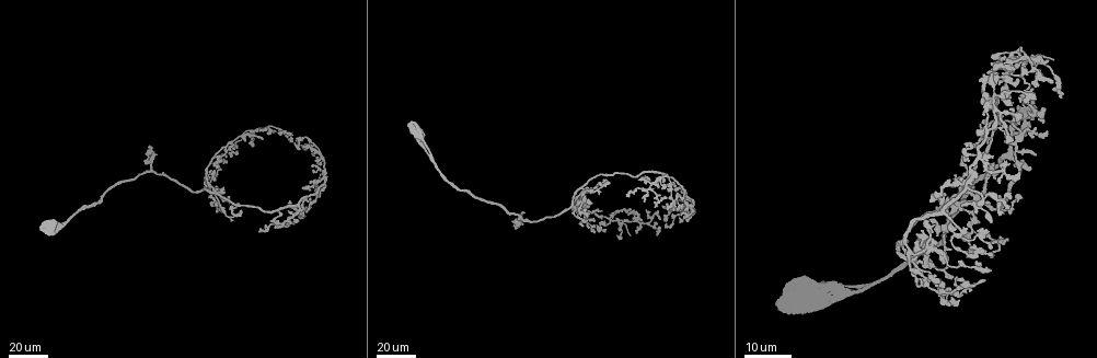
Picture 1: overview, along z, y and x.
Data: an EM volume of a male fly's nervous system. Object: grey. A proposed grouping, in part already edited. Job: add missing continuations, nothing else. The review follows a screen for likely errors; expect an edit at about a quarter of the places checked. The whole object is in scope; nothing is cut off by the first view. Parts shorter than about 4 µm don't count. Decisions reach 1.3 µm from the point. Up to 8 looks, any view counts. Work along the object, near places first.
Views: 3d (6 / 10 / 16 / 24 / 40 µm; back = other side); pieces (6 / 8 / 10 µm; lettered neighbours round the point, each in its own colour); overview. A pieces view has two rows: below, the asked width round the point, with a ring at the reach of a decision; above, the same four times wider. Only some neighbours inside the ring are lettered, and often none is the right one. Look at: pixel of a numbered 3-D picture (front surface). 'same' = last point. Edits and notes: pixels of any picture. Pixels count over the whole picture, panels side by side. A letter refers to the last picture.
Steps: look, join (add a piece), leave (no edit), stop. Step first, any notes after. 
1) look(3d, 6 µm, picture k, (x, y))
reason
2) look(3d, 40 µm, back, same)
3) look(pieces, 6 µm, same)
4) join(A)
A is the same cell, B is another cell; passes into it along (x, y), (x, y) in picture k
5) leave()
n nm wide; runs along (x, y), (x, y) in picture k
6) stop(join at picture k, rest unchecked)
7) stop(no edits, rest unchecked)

look(3d, 40 µm, picture 1, (303, 145))
an open end

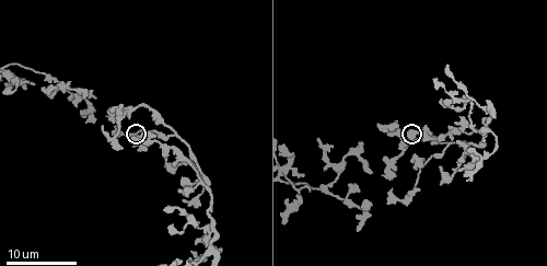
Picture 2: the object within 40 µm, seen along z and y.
look(pieces, 10 µm, picture 2, (133, 137))

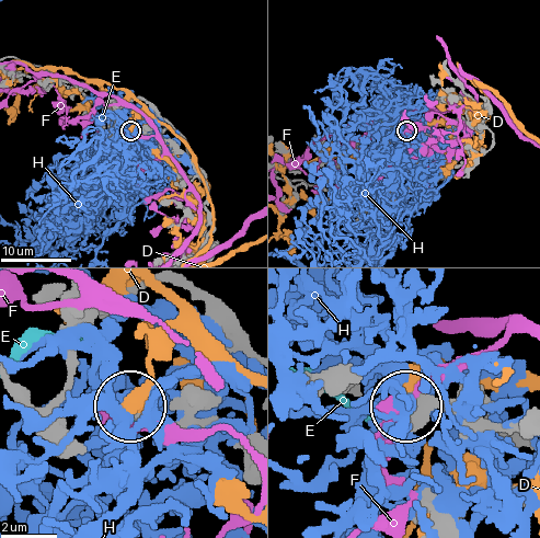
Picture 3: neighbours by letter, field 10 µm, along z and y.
leave()
470 nm wide; D, E, F and H are other cells; no lettered piece goes on from it

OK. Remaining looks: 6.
look(3d, 24 µm, picture 2, (164, 209))
free end

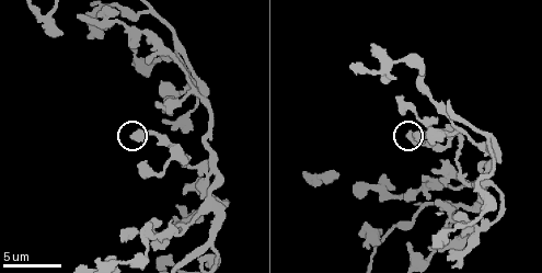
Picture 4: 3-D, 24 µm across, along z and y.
look(pieces, 6 µm, picture 4, (132, 135))
see the neighbours

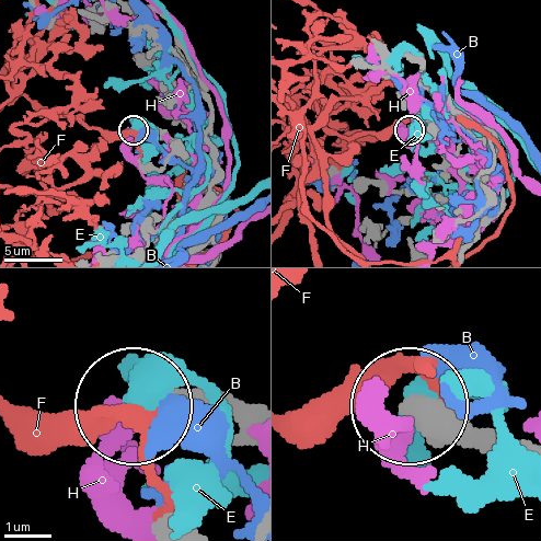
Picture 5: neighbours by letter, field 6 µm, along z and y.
leave()
510 nm wide; B, E, F and H are other cells; none of them fits

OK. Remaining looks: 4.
look(3d, 40 µm, picture 1, (1052, 61))
free end

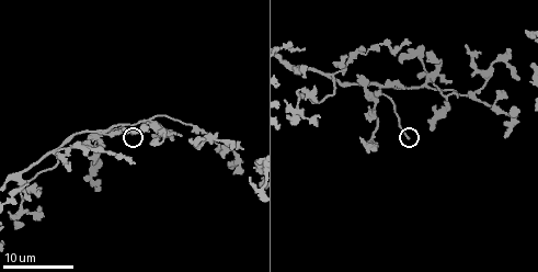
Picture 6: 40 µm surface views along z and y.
look(pieces, 8 µm, picture 6, (408, 138))

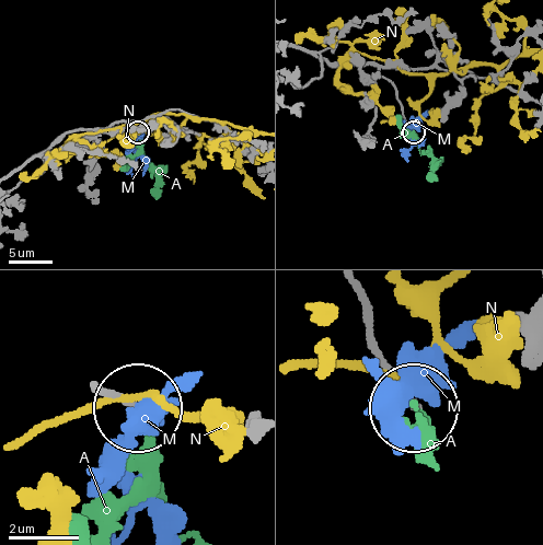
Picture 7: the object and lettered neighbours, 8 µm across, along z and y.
join(A)
A is the same cell, M and N are other cells; the cell continues

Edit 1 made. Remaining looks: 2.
look(3d, 40 µm, picture 1, (953, 277))
an open end

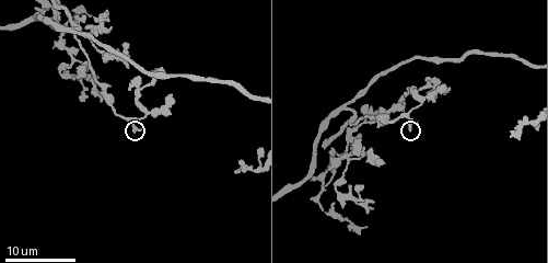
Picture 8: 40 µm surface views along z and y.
look(pieces, 6 µm, picture 8, (411, 130))

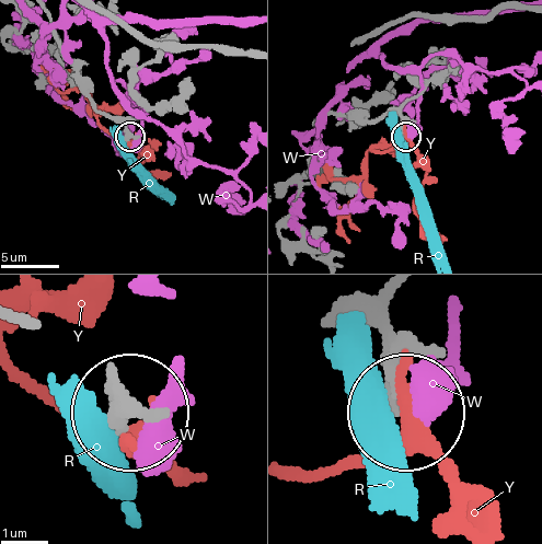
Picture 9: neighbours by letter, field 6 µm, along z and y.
leave()
R, W and Y are other cells; none of them fits

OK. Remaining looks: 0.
stop(join at picture 7, rest unchecked)

